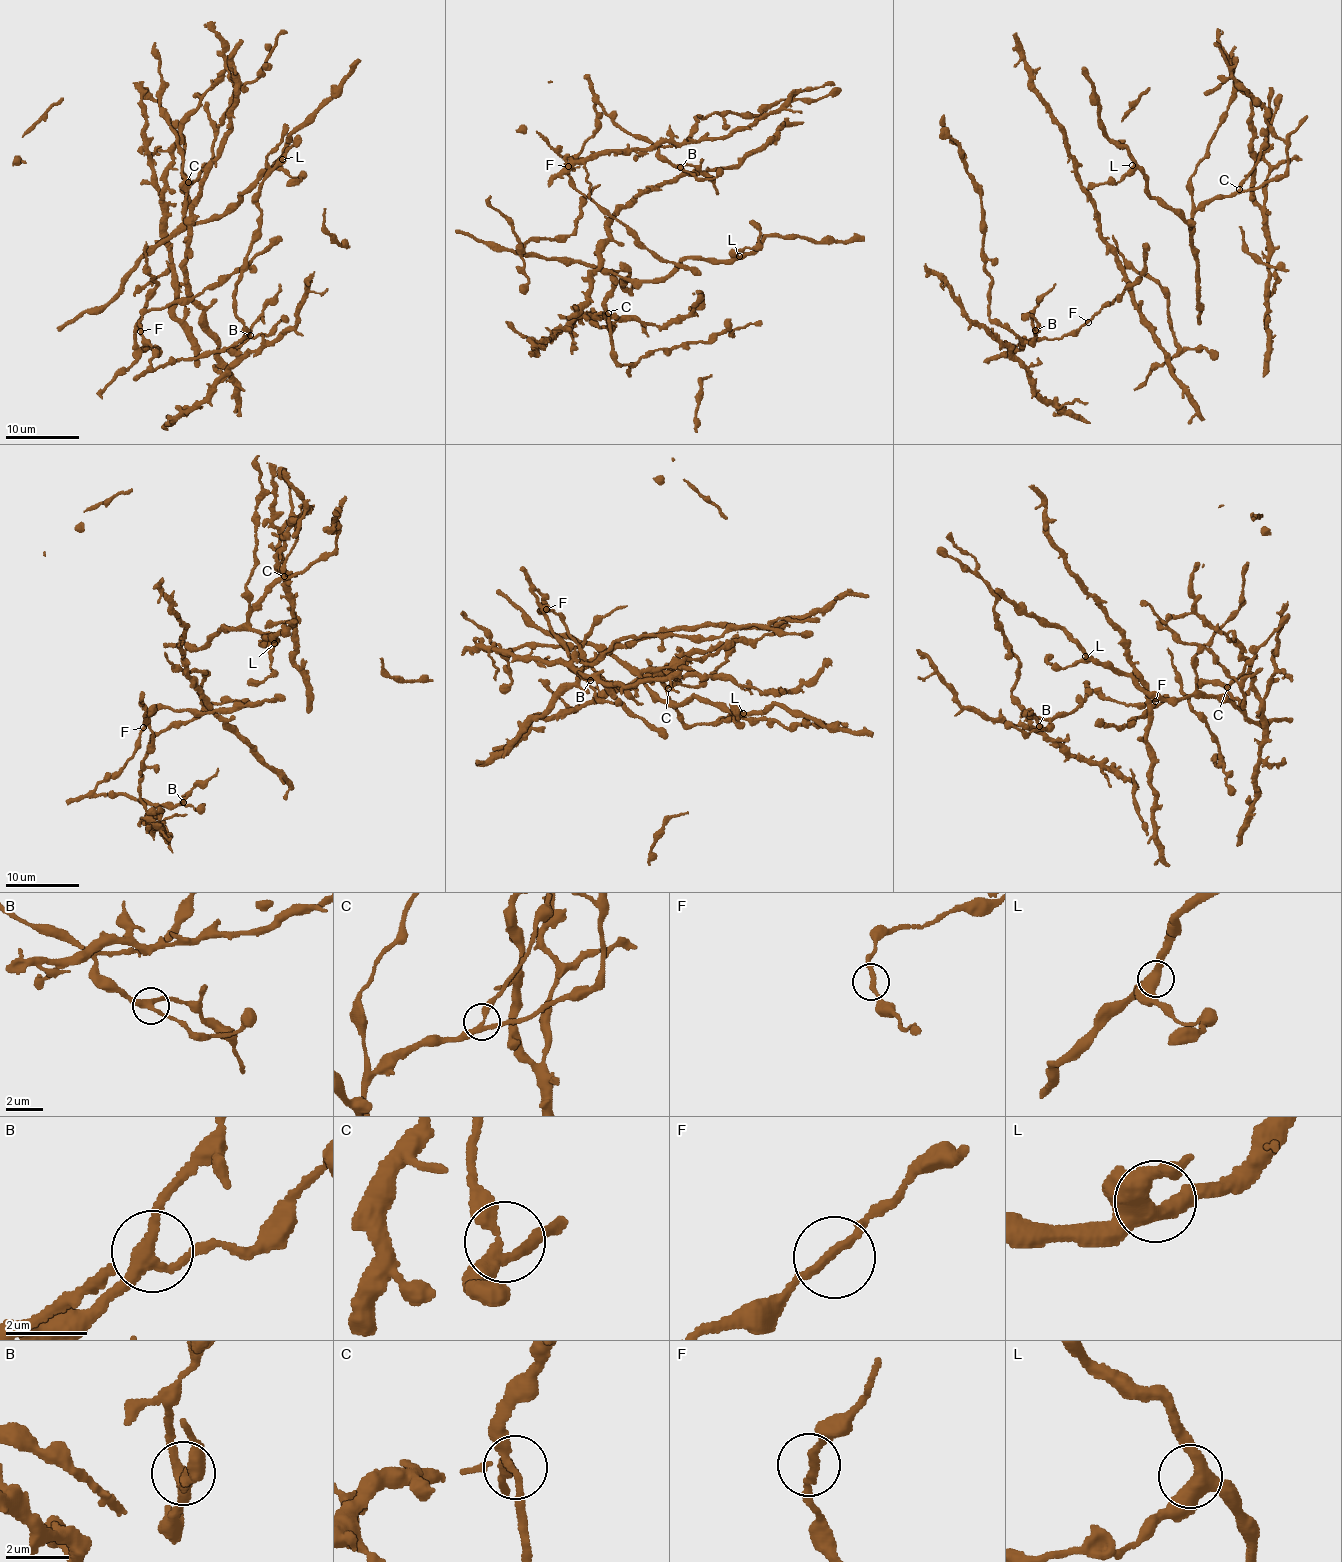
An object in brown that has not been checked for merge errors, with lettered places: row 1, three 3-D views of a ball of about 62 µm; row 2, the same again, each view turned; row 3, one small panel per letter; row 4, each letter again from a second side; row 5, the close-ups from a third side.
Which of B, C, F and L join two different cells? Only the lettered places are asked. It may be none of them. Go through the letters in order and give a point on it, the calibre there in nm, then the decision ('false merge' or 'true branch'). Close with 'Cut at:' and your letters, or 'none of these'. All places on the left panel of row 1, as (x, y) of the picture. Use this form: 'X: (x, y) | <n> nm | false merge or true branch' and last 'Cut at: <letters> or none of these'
B: (250, 335) | 300 nm | true branch
C: (188, 182) | 240 nm | true branch
F: (140, 331) | 200 nm | true branch
L: (282, 159) | 440 nm | true branch
Cut at: none of these

